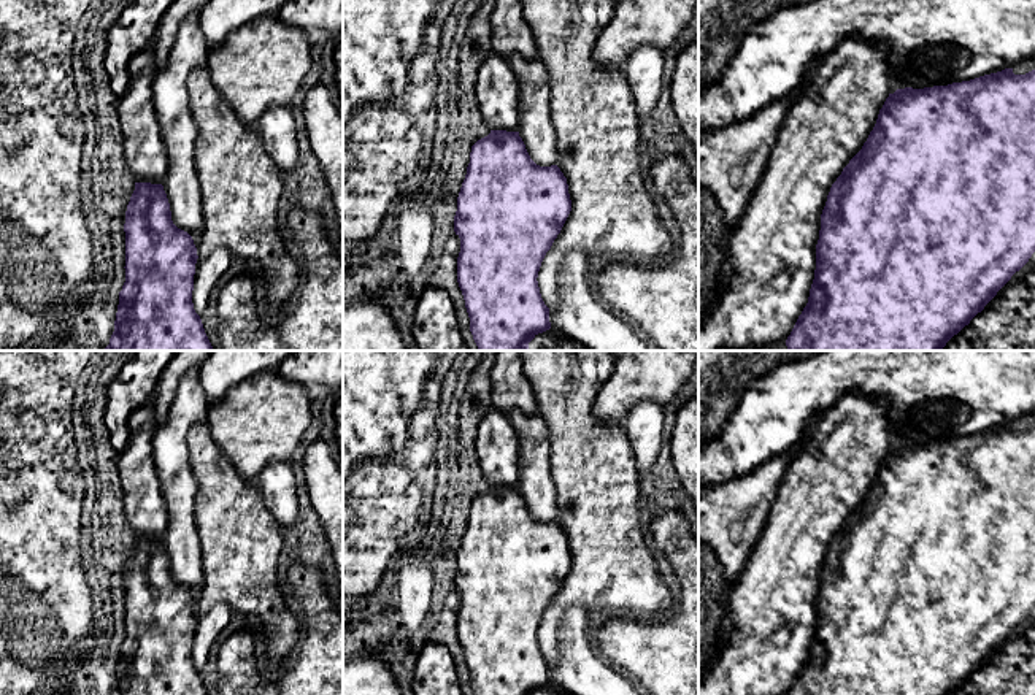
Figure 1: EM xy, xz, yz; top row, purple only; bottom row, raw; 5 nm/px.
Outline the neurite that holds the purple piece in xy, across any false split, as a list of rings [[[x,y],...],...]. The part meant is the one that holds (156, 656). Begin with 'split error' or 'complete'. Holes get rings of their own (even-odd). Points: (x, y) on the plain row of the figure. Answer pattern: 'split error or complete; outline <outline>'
complete; outline [[[135,538],[124,587],[125,638],[110,695],[208,695],[192,659],[197,603],[192,592],[173,579],[162,539]]]

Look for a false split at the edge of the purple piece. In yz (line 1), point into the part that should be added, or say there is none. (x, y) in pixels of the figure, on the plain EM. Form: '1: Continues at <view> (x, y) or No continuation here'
1: No continuation here

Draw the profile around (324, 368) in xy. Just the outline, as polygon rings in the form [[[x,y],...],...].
[[[294,351],[276,370],[284,379],[303,387],[319,386],[325,392],[343,390],[343,351]]]

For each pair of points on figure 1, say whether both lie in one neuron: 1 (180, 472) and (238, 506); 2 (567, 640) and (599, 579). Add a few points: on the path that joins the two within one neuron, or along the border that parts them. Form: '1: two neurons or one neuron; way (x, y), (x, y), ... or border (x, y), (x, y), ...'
1: two neurons; border (186, 445), (189, 467), (197, 484), (196, 519)
2: two neurons; border (588, 610), (570, 605), (562, 614), (557, 633)

